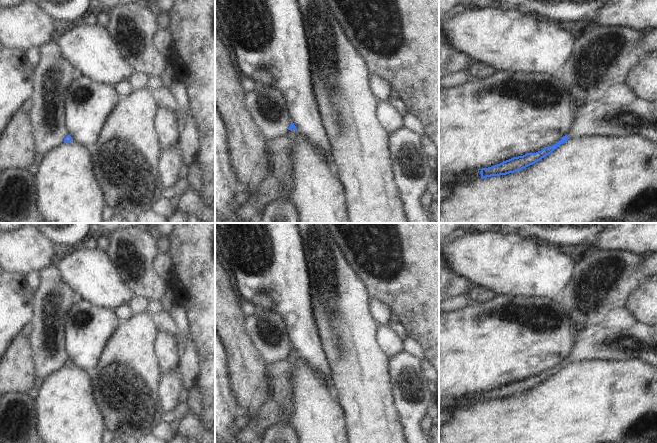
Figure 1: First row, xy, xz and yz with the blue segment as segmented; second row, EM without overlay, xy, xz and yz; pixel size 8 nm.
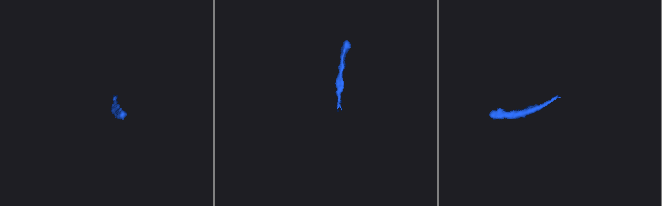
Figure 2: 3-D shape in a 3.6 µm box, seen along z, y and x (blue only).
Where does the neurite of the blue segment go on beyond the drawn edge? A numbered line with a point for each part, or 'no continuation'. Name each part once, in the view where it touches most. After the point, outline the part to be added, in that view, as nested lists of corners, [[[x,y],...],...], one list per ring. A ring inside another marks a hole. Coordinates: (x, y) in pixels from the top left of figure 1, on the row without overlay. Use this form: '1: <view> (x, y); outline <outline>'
1: xz (280, 372); outline [[[292,352],[287,359],[267,364],[270,400],[279,406],[283,418],[265,431],[260,443],[298,443],[295,428],[288,421],[293,412],[292,376],[295,362],[296,353]]]

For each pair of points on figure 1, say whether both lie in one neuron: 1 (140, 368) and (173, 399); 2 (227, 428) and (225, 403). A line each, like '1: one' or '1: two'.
1: two
2: one

